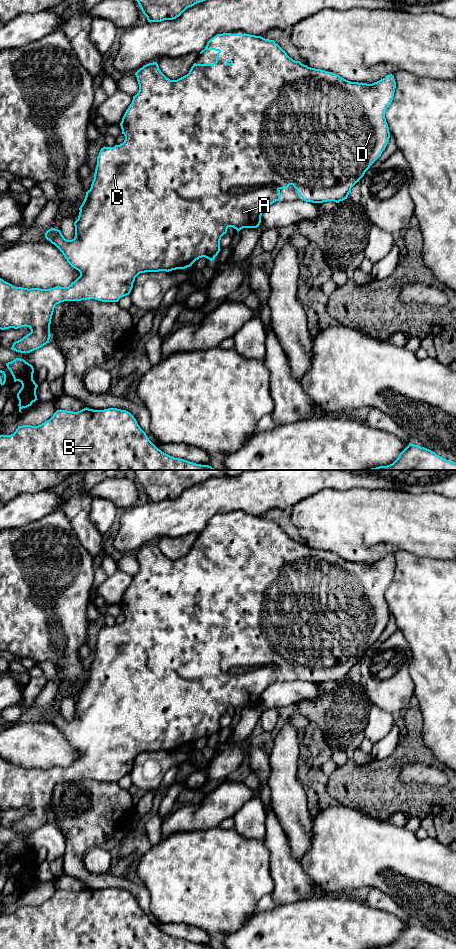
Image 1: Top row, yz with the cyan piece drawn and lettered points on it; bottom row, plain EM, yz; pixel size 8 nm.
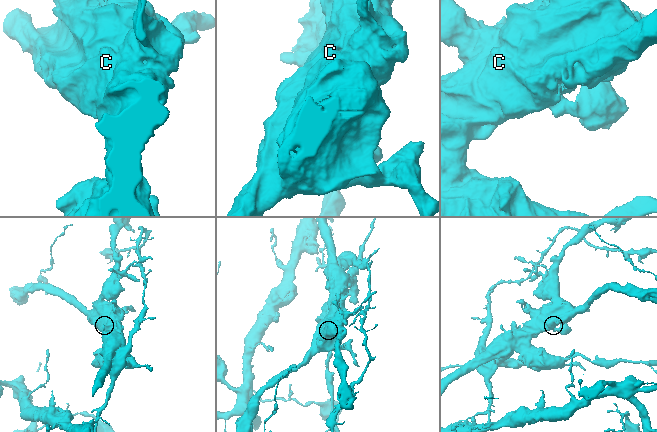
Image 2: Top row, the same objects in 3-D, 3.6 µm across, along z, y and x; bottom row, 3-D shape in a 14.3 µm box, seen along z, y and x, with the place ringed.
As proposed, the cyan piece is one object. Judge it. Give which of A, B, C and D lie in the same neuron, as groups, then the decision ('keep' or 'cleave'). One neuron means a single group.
A B C D | keep

